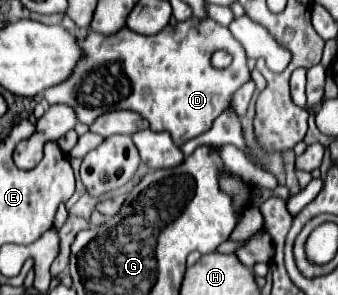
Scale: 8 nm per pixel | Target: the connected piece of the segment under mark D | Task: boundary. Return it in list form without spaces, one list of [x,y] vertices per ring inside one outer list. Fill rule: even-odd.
[[[189,19],[185,23],[177,23],[177,27],[165,27],[163,31],[155,35],[141,35],[131,31],[129,27],[123,27],[115,35],[99,35],[89,33],[87,39],[81,43],[87,59],[79,63],[75,75],[67,79],[67,83],[59,83],[59,87],[51,87],[45,91],[45,101],[55,103],[67,103],[75,109],[77,119],[85,125],[91,125],[99,115],[115,109],[131,109],[141,113],[149,121],[151,131],[169,131],[175,145],[183,145],[185,141],[199,137],[201,133],[209,131],[213,121],[229,107],[233,93],[247,83],[249,69],[247,69],[247,57],[243,47],[237,43],[237,39],[231,35],[227,27],[219,27],[213,19]],[[225,49],[233,55],[233,63],[227,69],[215,69],[211,65],[211,51]]]

